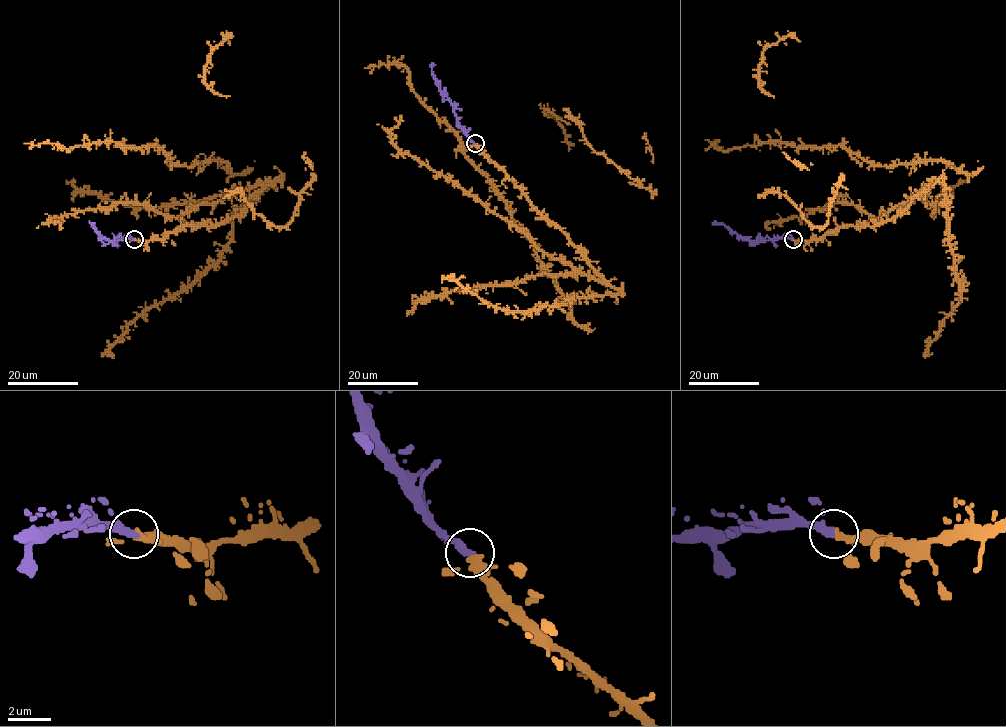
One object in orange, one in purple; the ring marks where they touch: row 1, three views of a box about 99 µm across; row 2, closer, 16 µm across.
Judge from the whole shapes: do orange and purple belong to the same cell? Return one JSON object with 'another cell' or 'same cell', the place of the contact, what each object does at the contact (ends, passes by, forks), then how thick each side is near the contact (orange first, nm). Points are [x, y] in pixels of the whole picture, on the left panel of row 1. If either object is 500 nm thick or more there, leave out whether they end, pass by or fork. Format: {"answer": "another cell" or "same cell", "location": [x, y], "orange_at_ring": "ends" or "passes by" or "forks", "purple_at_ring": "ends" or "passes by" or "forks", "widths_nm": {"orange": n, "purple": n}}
{"answer": "same cell", "location": [134, 239], "orange_at_ring": "passes by", "purple_at_ring": "passes by", "widths_nm": {"orange": 300, "purple": 260}}

